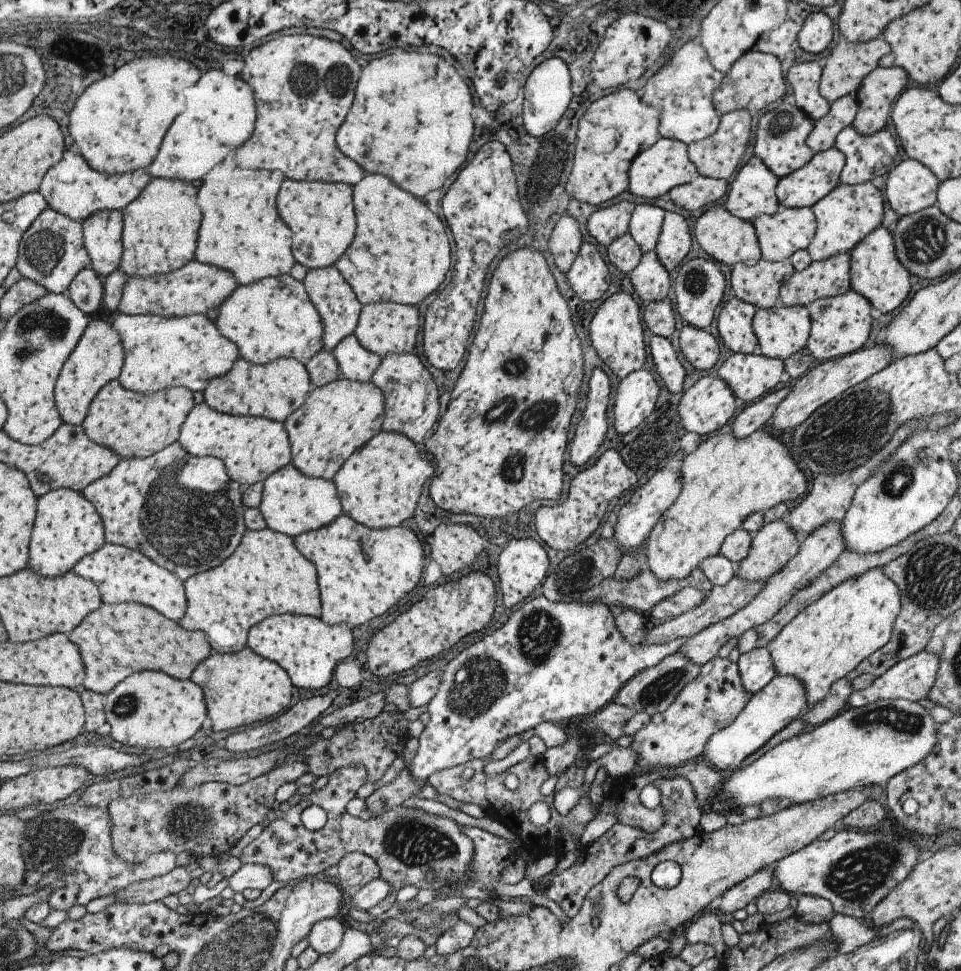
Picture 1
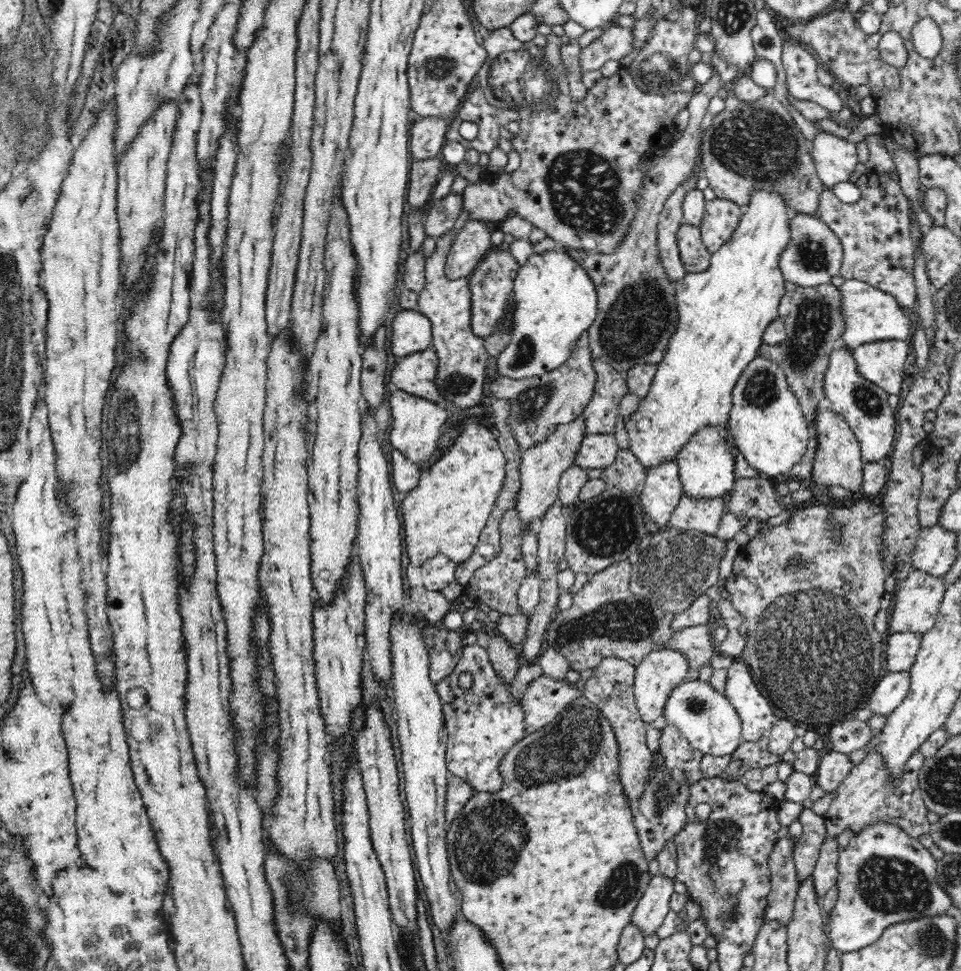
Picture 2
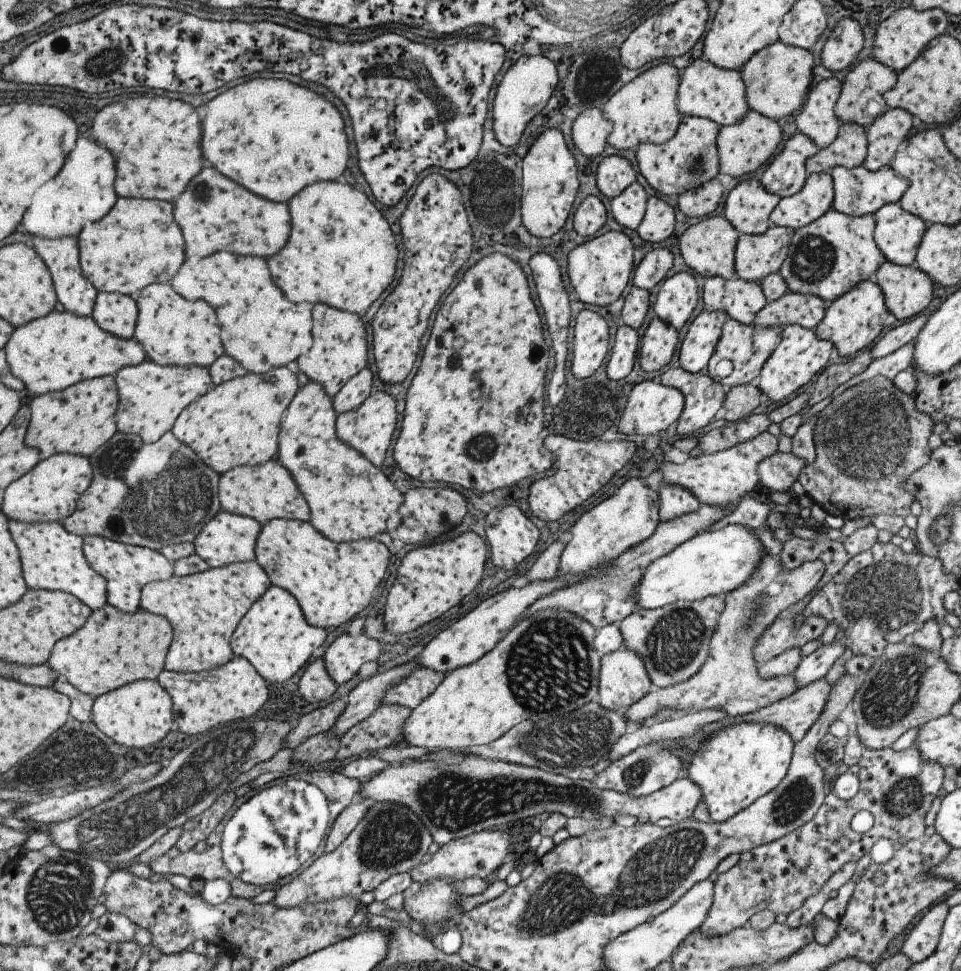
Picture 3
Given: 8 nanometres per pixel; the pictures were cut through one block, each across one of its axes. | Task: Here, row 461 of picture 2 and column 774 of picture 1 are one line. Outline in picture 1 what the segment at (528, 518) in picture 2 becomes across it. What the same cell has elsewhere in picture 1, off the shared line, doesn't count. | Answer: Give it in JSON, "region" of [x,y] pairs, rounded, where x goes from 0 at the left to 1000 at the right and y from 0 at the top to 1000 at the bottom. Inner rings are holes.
{"region":[[[817,533],[796,539],[784,550],[778,573],[766,582],[765,593],[778,599],[798,598],[830,571],[834,557]]]}

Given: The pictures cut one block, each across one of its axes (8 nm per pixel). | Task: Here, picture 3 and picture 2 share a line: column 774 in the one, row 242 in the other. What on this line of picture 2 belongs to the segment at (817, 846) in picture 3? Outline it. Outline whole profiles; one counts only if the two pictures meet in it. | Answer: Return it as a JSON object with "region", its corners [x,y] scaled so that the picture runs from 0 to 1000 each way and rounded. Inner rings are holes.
{"region":[[[924,178],[897,179],[890,187],[896,196],[896,203],[889,210],[878,210],[868,201],[866,194],[860,194],[853,201],[853,212],[847,221],[854,226],[870,244],[878,256],[878,265],[873,284],[879,289],[890,287],[903,292],[914,299],[927,303],[932,311],[943,319],[949,319],[951,312],[954,311],[954,296],[952,292],[952,270],[953,260],[952,249],[948,245],[948,220],[947,211],[940,199],[935,186]]]}

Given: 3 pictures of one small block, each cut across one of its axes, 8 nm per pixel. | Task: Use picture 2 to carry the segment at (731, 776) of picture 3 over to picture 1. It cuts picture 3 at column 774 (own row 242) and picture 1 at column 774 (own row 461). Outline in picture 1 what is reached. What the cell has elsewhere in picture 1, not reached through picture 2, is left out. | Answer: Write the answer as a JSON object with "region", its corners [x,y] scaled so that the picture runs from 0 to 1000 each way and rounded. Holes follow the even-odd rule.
{"region":[[[920,583],[907,585],[891,595],[878,597],[860,612],[855,612],[849,620],[830,630],[799,663],[798,667],[801,669],[807,694],[812,696],[820,694],[830,698],[839,711],[842,729],[847,727],[849,723],[856,721],[871,700],[891,689],[900,678],[916,669],[926,659],[930,641],[937,634],[938,618],[939,610],[930,598],[920,591]]]}

